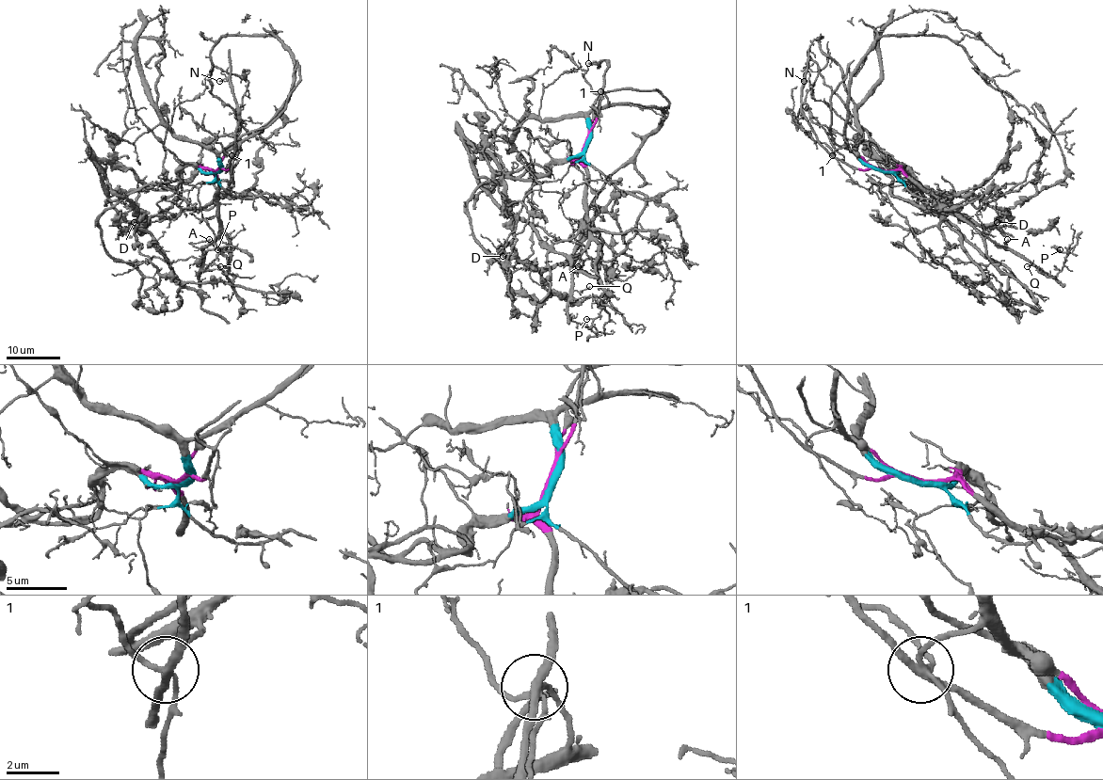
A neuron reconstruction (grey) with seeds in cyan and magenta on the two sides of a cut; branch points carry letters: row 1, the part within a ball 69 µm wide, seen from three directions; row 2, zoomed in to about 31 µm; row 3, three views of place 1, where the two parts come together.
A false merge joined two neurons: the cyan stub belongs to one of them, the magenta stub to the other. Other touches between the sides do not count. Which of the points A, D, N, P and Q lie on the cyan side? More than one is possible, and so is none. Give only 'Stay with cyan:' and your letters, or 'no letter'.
Stay with cyan: D

